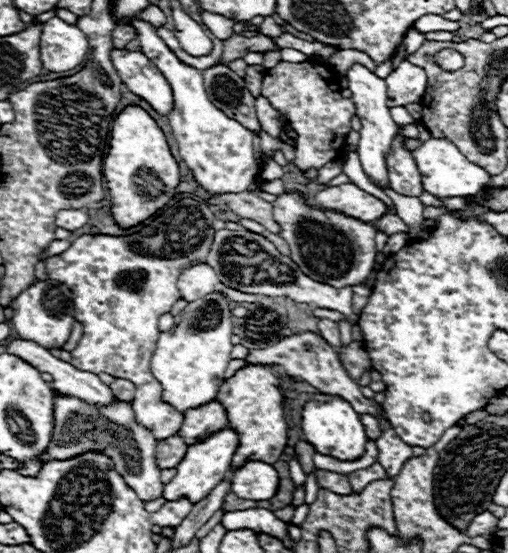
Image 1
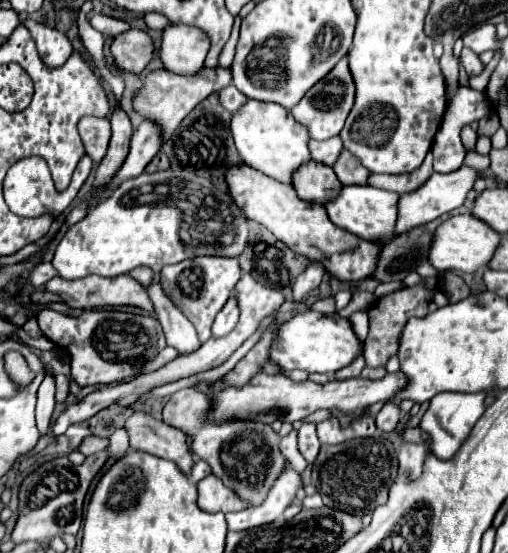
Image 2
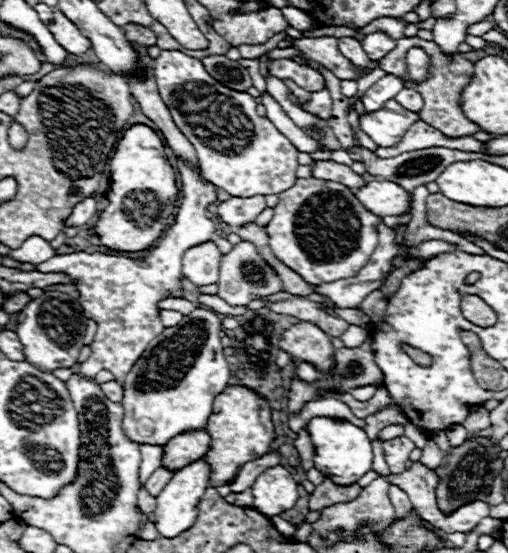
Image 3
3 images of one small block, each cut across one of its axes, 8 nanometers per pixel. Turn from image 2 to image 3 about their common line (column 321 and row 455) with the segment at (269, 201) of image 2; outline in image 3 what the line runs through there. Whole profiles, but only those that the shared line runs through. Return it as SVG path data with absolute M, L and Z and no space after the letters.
M228 386L218 398L214 398L210 420L204 430L210 434L210 450L206 452L206 462L210 462L210 486L218 488L232 478L236 478L238 470L256 458L262 458L274 440L274 424L270 420L270 408L264 398L254 394L244 386Z

